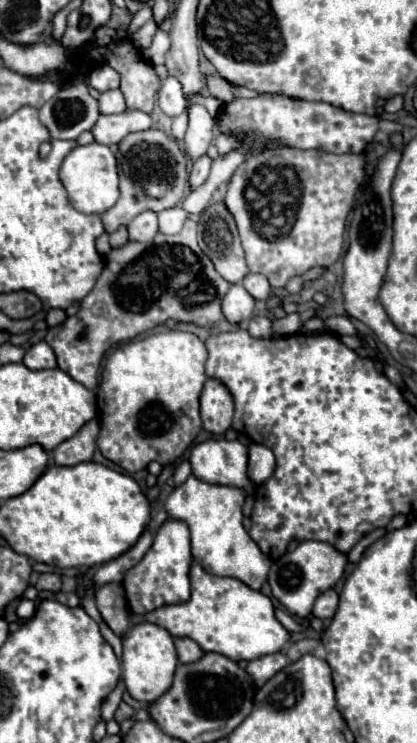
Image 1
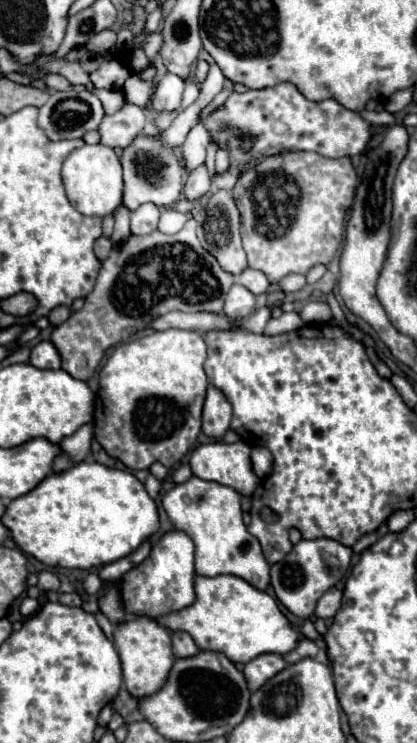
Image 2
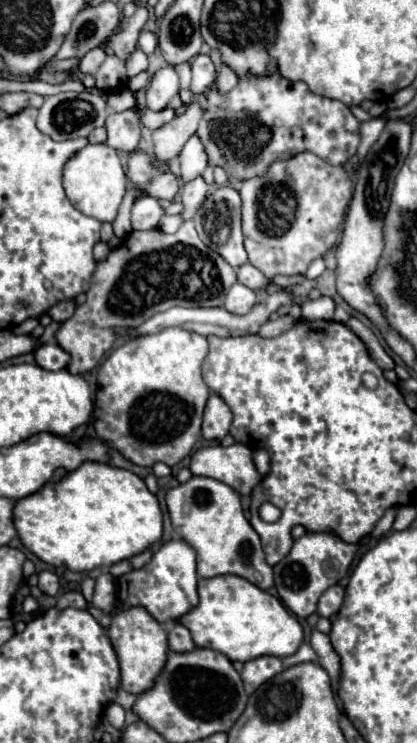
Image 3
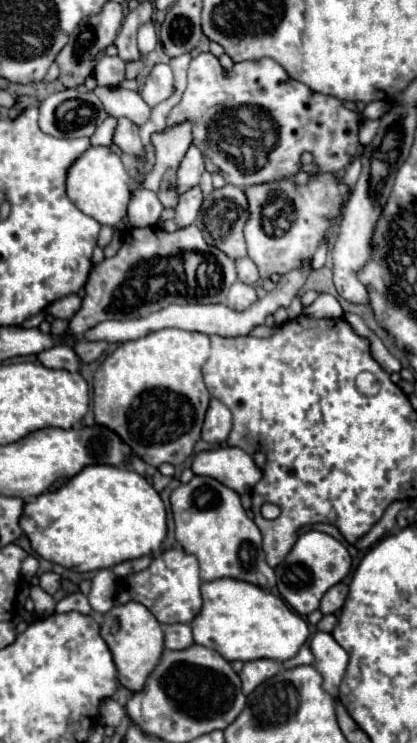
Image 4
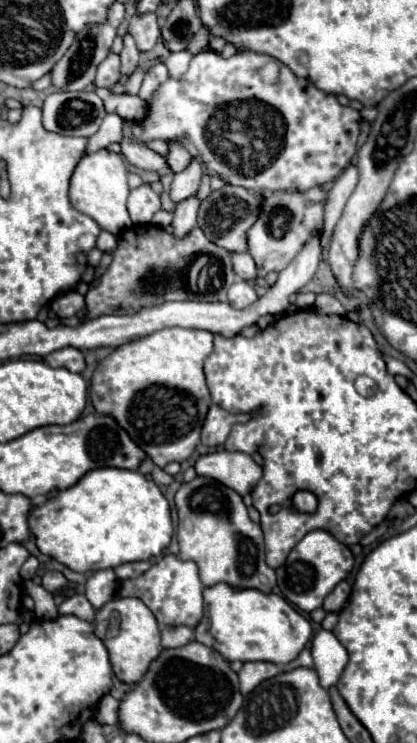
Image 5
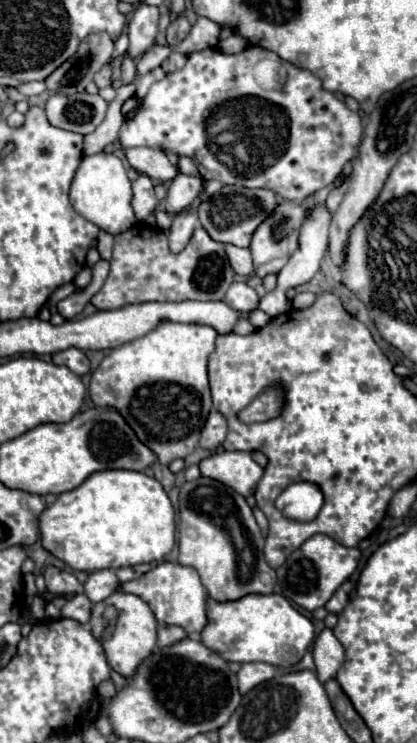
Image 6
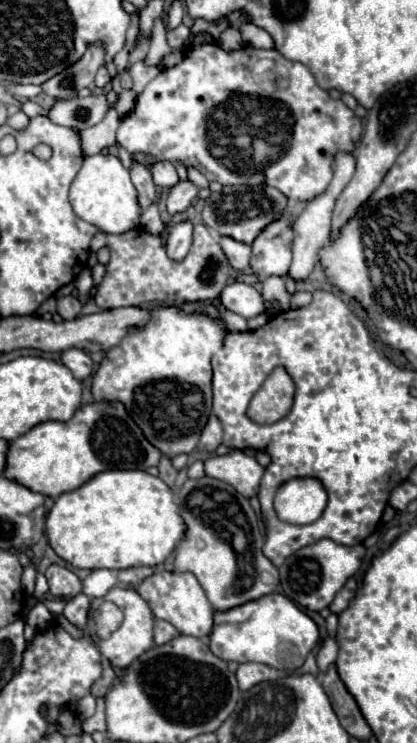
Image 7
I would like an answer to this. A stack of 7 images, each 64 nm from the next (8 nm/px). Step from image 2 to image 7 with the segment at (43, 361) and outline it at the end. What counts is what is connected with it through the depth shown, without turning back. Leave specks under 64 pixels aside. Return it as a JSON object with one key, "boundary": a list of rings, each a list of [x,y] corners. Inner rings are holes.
{"boundary":[[[78,348],[64,350],[64,352],[62,352],[62,364],[68,366],[78,380],[88,378],[88,376],[92,374],[92,368],[94,368],[92,358],[90,358],[84,350],[78,350]]]}

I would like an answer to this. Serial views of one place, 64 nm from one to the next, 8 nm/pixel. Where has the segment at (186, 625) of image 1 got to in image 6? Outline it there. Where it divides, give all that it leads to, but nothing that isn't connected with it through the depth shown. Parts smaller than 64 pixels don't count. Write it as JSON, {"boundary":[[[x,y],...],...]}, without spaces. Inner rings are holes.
{"boundary":[[[250,594],[236,602],[208,600],[208,626],[202,632],[202,642],[226,662],[266,662],[272,666],[294,666],[306,654],[308,646],[314,642],[314,636],[314,624],[284,596]],[[282,650],[290,650],[290,658],[282,654]]]}

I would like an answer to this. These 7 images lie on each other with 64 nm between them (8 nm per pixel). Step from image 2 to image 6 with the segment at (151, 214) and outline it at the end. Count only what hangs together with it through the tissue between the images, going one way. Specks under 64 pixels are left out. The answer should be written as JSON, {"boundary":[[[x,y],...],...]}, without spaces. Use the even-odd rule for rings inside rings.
{"boundary":[[[138,174],[138,178],[132,182],[134,198],[132,208],[136,212],[138,220],[144,220],[150,212],[156,210],[156,196],[154,196],[154,184],[146,174]]]}

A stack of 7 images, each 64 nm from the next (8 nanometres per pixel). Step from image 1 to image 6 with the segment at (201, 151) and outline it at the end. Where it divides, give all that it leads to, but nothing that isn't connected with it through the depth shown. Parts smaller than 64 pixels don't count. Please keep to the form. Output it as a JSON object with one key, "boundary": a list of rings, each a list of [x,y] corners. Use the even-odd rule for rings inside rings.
{"boundary":[[[178,174],[170,188],[168,188],[168,196],[166,196],[166,210],[170,214],[176,214],[176,212],[182,212],[184,208],[188,208],[196,198],[198,194],[202,192],[202,182],[200,178],[194,178],[194,176],[186,176],[186,174]]]}

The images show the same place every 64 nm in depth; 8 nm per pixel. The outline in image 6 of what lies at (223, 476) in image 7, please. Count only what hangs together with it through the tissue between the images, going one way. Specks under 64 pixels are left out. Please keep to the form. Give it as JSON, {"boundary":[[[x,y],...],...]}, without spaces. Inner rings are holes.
{"boundary":[[[222,452],[212,454],[200,462],[202,476],[214,478],[242,496],[250,496],[256,490],[258,480],[262,478],[262,466],[258,466],[250,452]]]}

